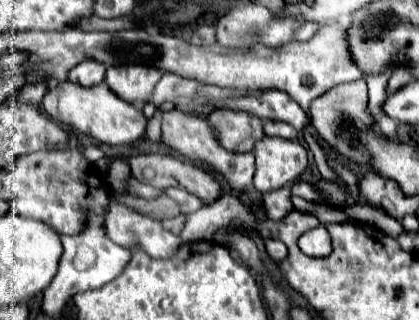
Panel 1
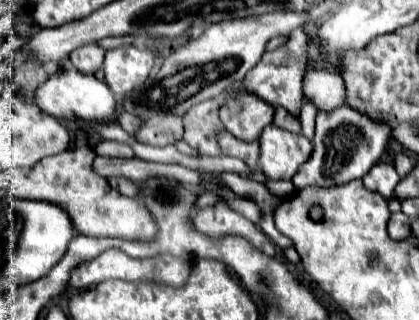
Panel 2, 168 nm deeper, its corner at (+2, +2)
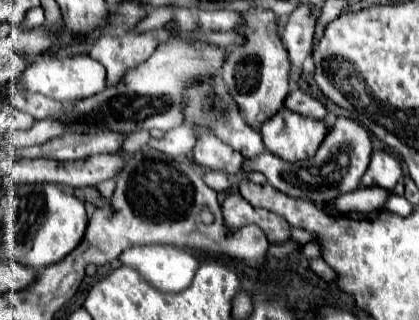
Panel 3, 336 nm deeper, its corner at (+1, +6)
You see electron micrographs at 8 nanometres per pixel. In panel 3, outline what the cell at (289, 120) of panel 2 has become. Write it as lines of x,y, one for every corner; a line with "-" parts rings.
293,90
287,94
285,108
301,114
305,118
313,118
313,120
323,120
327,116
325,106
317,98
309,96
307,92
301,92
301,90

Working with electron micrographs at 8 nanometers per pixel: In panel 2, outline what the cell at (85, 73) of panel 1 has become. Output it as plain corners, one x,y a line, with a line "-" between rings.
92,42
92,44
80,46
78,50
70,52
70,62
72,62
80,72
94,74
94,72
102,66
104,54
106,54
106,50
104,50
98,42

